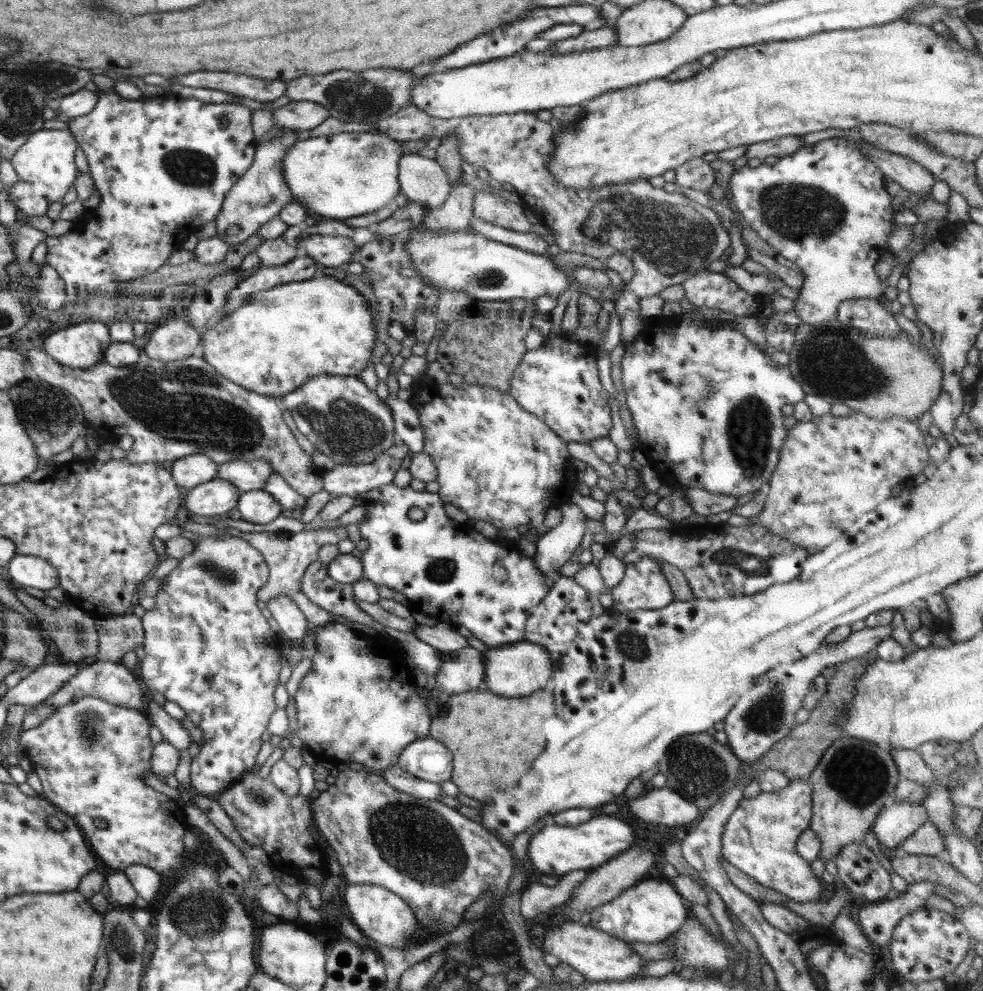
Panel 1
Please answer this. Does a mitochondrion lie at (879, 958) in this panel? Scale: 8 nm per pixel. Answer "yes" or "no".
no

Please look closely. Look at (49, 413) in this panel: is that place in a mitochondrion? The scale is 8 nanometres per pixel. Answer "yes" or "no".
yes

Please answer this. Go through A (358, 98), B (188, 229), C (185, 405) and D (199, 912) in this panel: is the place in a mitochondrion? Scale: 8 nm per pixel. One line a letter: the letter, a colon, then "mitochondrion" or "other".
A: mitochondrion
B: other
C: mitochondrion
D: mitochondrion

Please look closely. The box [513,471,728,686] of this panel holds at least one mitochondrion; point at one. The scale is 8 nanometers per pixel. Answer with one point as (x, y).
(637, 646)

